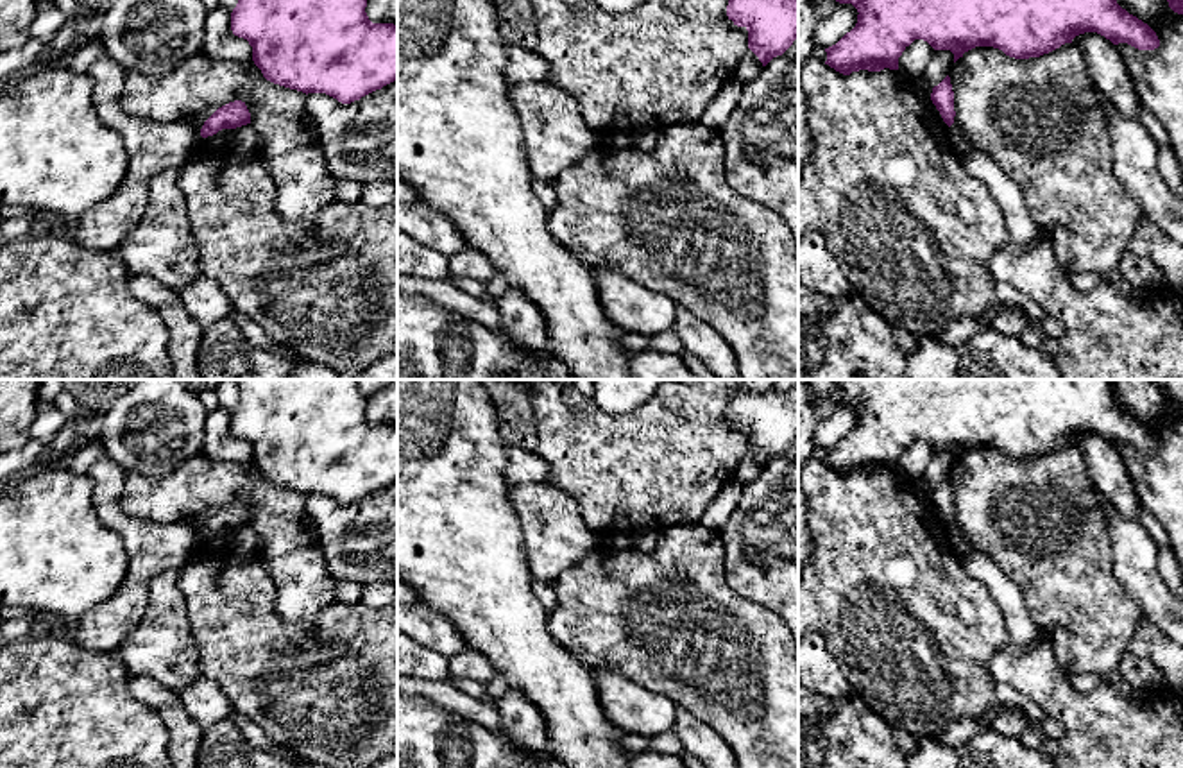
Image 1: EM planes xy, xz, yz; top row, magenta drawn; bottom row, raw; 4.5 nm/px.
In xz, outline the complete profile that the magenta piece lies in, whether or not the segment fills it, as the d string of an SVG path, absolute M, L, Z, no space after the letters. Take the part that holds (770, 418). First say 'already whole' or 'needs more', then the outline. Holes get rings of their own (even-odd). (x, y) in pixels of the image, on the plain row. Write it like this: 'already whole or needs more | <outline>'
already whole | M798 385L761 394L739 390L728 401L727 417L748 431L748 449L766 467L798 439Z

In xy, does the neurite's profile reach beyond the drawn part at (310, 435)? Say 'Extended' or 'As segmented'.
As segmented

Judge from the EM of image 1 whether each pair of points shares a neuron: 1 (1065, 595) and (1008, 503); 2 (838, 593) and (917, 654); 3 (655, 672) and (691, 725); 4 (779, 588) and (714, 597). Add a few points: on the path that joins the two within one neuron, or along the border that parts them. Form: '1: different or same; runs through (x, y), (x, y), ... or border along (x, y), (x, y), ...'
1: same; runs through (1065, 571), (1060, 555), (1031, 527)
2: same; runs through (858, 595), (897, 634)
3: different; border along (677, 706), (714, 731)
4: different; border along (725, 552), (725, 582), (774, 613)

